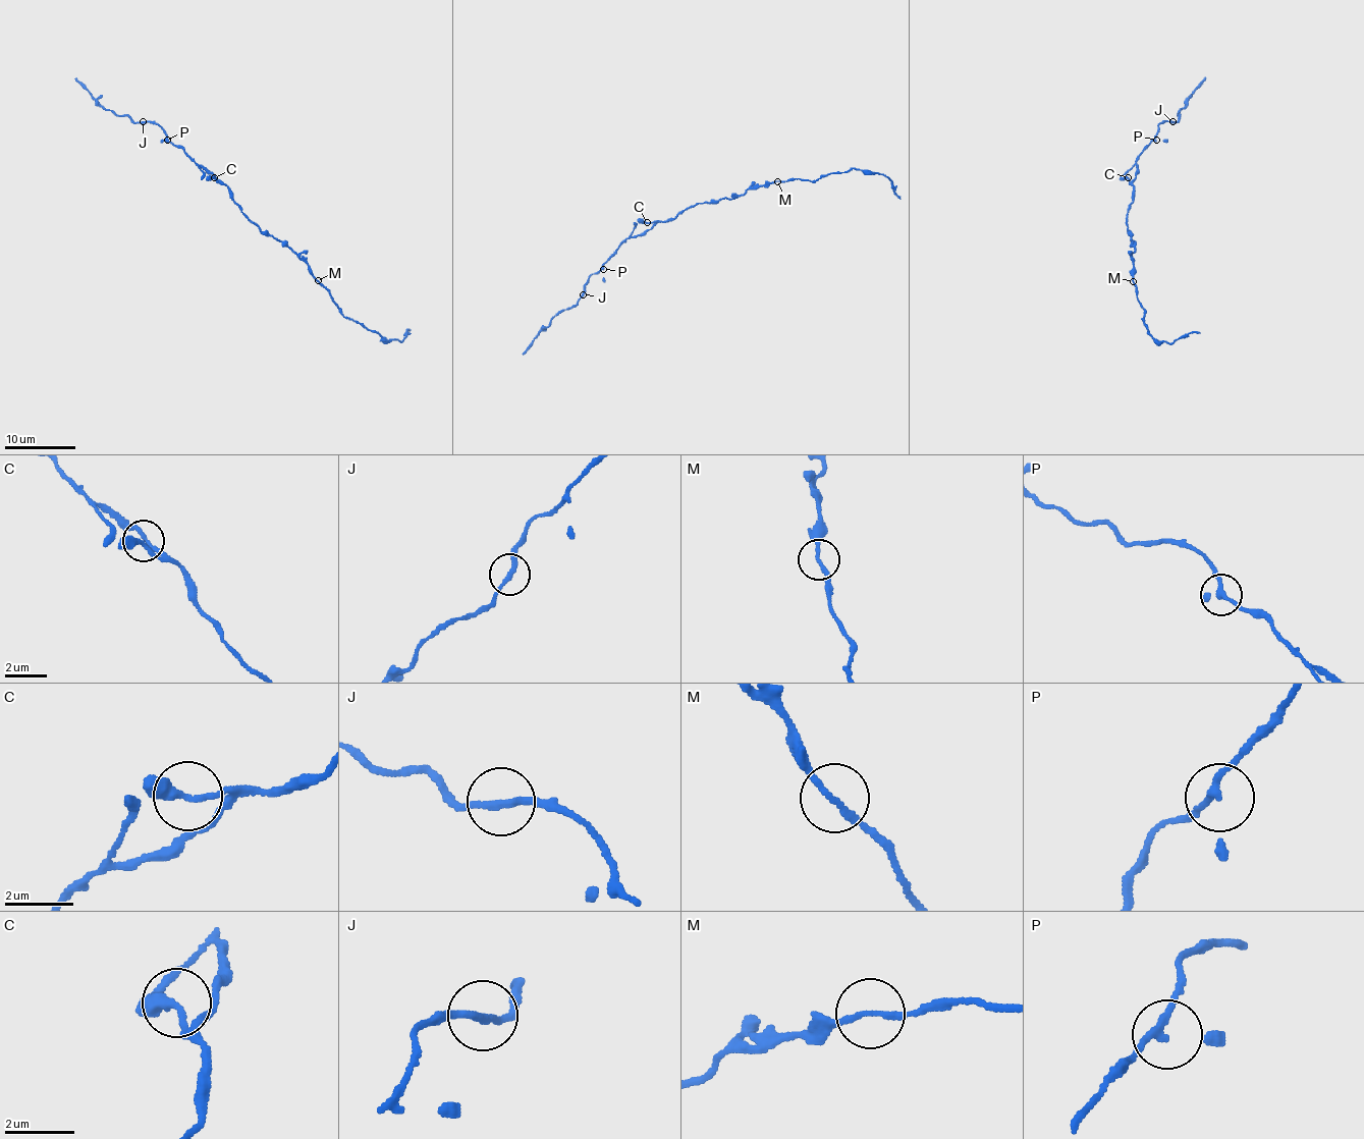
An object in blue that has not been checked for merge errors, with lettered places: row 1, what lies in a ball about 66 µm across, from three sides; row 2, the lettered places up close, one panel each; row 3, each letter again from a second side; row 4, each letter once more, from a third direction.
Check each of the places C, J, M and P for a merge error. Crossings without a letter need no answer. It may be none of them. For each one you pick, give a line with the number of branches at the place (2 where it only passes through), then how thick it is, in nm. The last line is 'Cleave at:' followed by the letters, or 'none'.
Cleave at: none

